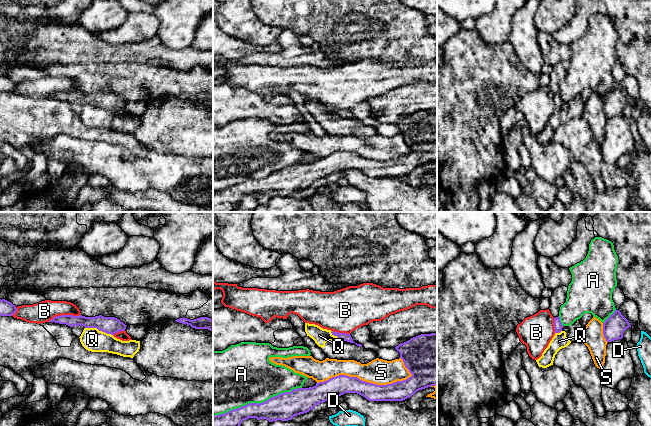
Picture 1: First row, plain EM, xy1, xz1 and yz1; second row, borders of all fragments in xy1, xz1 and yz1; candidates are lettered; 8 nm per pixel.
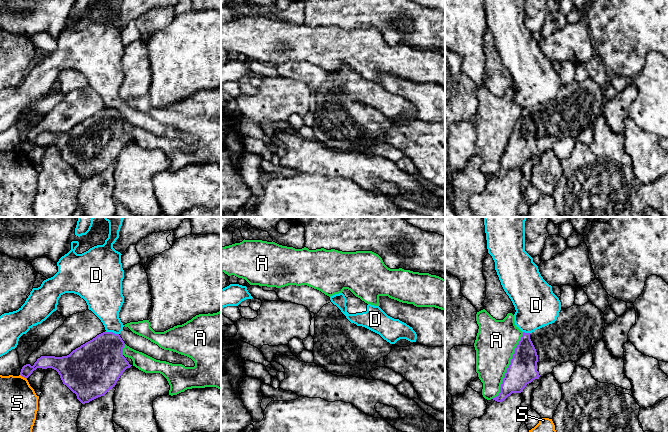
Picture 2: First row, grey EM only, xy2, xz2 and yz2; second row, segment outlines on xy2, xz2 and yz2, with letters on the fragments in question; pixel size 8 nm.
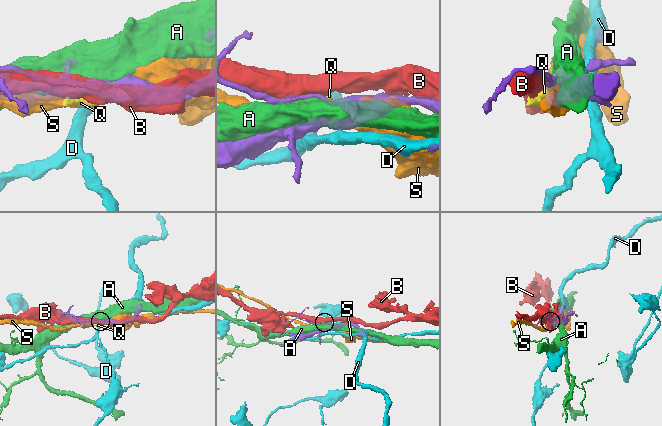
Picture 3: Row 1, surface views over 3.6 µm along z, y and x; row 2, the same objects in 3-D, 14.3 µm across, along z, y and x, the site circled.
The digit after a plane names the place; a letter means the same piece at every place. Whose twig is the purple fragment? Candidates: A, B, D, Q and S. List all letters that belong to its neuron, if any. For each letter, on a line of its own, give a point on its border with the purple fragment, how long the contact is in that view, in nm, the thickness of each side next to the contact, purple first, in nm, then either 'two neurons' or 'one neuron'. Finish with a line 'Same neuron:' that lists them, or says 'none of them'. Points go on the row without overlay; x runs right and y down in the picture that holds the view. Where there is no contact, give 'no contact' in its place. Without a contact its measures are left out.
A: meets purple in xz1 at (256, 179); contact 750 nm long; 220 nm thick on the purple side, 460 nm on the other; two neurons
B: meets purple in xy1 at (64, 91); contact 280 nm long; 100 nm thick on the purple side, 170 nm on the other; two neurons
D: meets purple in xy2 at (112, 108); contact 110 nm long; 360 nm thick on the purple side, 260 nm on the other; two neurons
Q: meets purple in xy1 at (99, 106); contact 240 nm long; 140 nm thick on the purple side, 180 nm on the other; two neurons
S: meets purple in xz1 at (364, 157); contact 750 nm long; 160 nm thick on the purple side, 200 nm on the other; two neurons
Same neuron: none of them

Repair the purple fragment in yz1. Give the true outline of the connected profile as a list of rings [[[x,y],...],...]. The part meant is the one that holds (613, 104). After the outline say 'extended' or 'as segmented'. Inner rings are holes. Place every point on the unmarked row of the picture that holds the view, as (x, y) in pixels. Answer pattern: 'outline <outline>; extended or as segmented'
outline [[[619,86],[610,91],[603,99],[603,111],[607,118],[622,115],[624,107],[631,103]]]; as segmented

